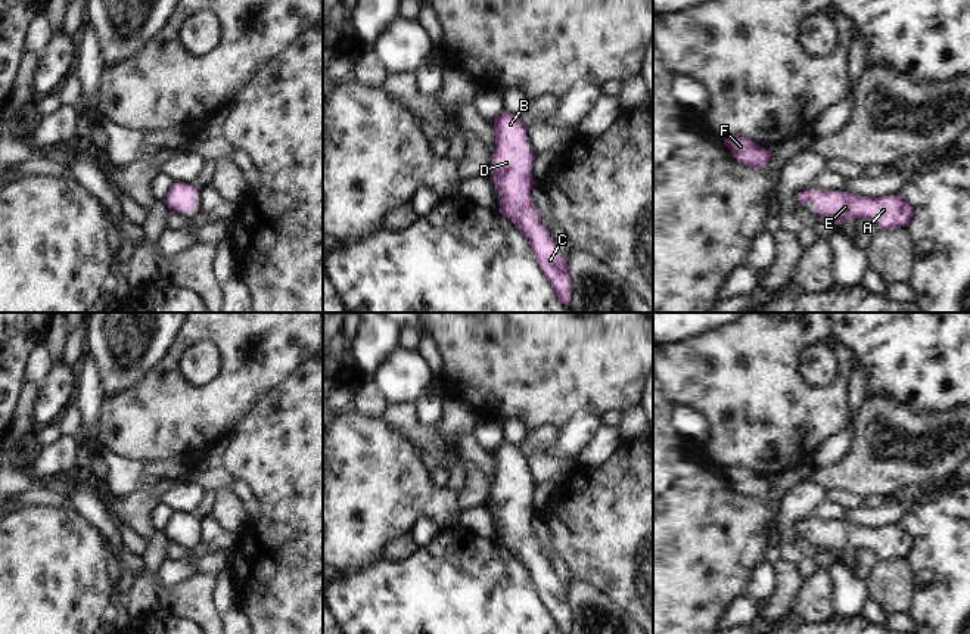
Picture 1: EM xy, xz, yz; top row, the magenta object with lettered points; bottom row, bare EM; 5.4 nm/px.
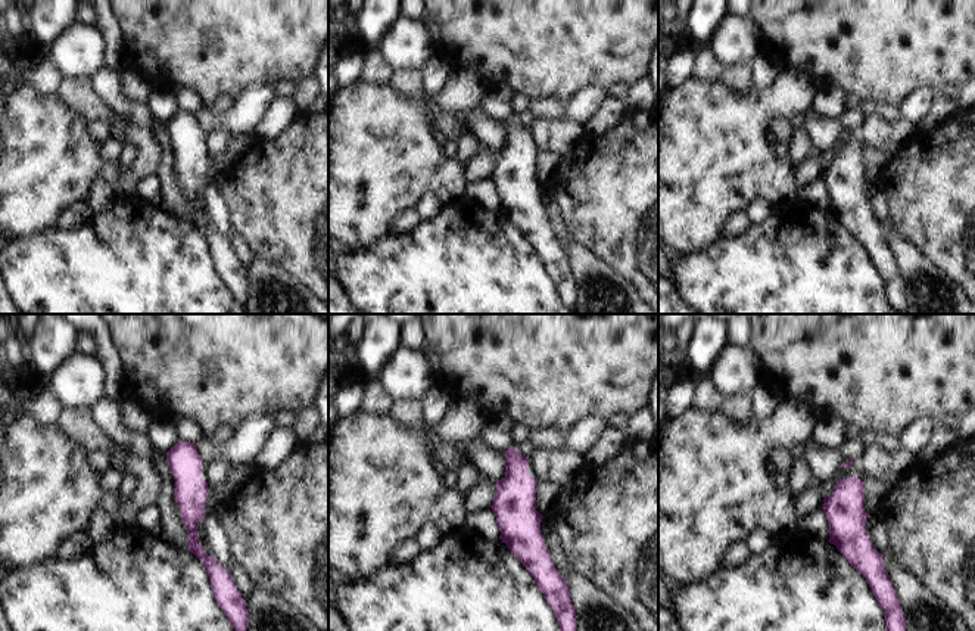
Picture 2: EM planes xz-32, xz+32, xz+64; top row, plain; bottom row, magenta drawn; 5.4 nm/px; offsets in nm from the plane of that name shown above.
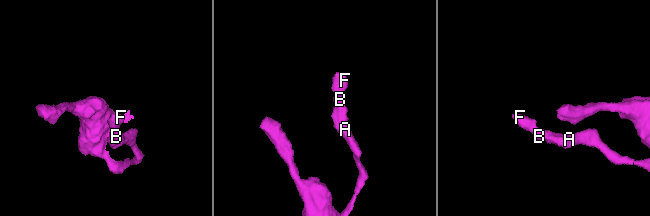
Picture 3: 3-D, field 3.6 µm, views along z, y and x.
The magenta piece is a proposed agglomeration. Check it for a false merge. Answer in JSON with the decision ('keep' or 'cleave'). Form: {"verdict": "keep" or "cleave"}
{"verdict": "keep"}

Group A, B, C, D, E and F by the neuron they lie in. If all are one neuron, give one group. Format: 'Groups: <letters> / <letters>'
Groups: A B C D E F

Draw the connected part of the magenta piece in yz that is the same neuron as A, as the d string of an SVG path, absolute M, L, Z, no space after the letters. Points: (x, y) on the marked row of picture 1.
M806 189L798 196L799 203L815 203L817 214L824 221L842 224L849 218L871 218L880 230L907 227L913 218L914 208L899 195L883 198L861 198L848 192L815 192Z

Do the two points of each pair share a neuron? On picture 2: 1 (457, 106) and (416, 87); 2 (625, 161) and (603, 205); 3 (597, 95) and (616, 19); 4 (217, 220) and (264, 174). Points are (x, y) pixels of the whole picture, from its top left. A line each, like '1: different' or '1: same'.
1: different
2: same
3: different
4: different

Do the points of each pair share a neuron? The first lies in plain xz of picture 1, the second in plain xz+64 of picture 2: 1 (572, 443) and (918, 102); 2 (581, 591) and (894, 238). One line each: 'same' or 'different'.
1: same
2: same

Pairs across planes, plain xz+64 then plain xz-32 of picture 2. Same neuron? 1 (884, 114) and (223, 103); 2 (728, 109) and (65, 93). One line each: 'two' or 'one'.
1: one
2: two

